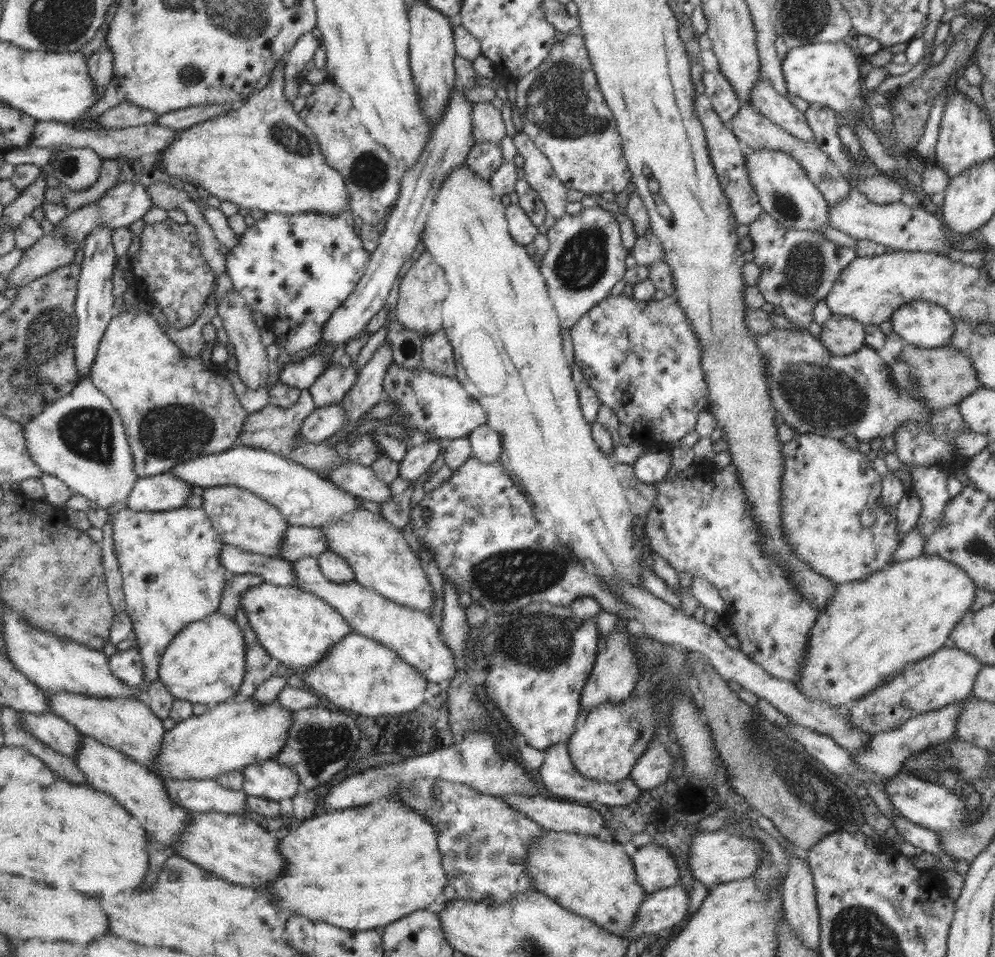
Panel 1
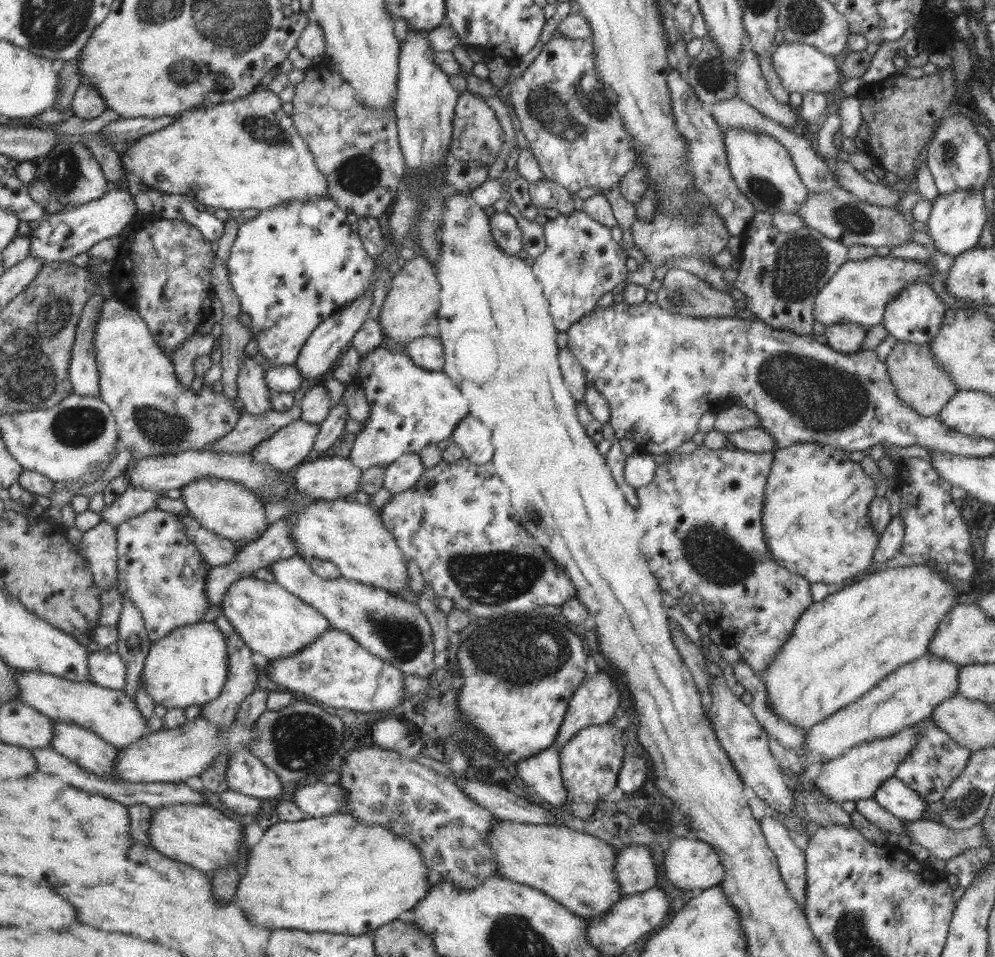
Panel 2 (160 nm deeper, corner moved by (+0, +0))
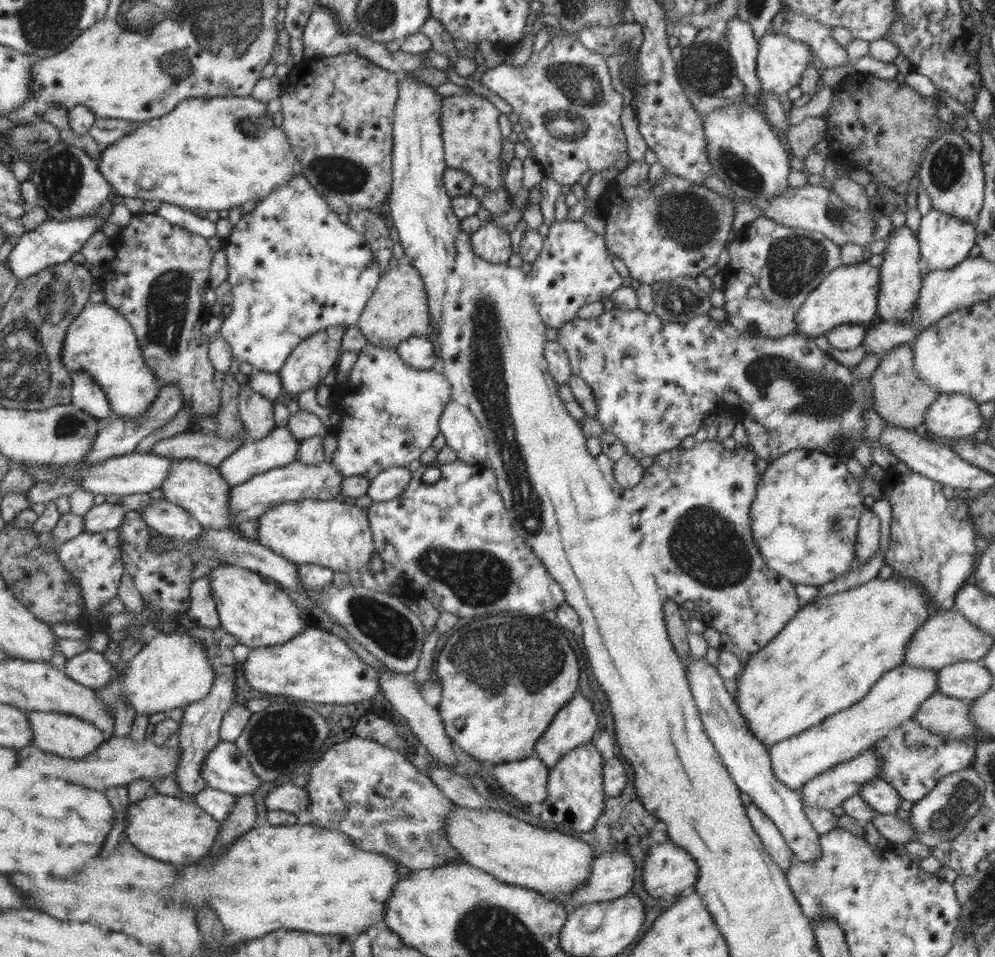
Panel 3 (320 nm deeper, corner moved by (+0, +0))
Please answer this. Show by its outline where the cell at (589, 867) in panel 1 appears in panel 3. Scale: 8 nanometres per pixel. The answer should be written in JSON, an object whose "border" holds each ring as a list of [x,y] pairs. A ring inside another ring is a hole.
{"border":[[[456,805],[447,816],[445,831],[448,842],[468,865],[487,872],[494,878],[510,885],[520,885],[550,898],[558,897],[565,901],[576,889],[583,887],[590,870],[592,870],[592,862],[596,860],[596,854],[587,842],[558,830],[547,830],[530,825],[502,810],[469,809]]]}

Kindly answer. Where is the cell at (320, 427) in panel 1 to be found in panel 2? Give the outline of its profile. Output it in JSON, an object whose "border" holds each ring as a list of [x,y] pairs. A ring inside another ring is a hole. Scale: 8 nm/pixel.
{"border":[[[298,419],[257,444],[249,454],[256,462],[271,464],[272,468],[285,473],[306,459],[318,431],[319,424]]]}

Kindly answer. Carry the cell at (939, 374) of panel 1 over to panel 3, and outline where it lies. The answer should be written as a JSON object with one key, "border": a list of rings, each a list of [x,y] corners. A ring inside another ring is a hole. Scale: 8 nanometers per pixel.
{"border":[[[911,344],[896,346],[885,354],[877,368],[872,372],[872,396],[875,400],[875,410],[883,420],[904,429],[921,429],[927,413],[927,408],[939,397],[940,391],[926,385],[915,371],[914,351]]]}

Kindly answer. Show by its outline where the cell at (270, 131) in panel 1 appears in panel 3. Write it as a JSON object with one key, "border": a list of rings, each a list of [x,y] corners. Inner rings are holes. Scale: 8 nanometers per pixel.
{"border":[[[246,97],[187,98],[170,114],[144,121],[132,134],[110,144],[99,159],[100,174],[123,197],[176,204],[189,210],[229,210],[248,200],[262,200],[268,194],[302,176],[292,146],[282,126],[274,125],[264,104]]]}

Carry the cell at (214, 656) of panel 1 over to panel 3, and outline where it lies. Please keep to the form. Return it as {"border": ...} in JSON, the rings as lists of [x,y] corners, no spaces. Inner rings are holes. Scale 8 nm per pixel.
{"border":[[[159,632],[132,658],[122,674],[112,675],[107,685],[94,689],[102,702],[114,708],[117,702],[125,701],[132,705],[136,715],[168,713],[209,693],[214,682],[214,671],[206,652],[208,649],[204,647],[204,642],[189,634]]]}

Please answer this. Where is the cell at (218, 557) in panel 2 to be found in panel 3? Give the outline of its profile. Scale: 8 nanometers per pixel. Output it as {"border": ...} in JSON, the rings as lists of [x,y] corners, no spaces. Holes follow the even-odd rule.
{"border":[[[153,499],[139,511],[139,515],[159,534],[176,537],[187,545],[197,543],[204,530],[189,512],[166,499]]]}

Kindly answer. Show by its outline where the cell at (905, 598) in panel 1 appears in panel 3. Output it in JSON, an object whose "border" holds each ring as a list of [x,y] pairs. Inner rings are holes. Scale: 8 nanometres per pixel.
{"border":[[[876,576],[861,586],[850,588],[850,590],[826,598],[818,598],[813,603],[804,603],[803,607],[798,610],[798,614],[786,624],[784,630],[776,634],[768,642],[768,646],[764,646],[764,649],[760,651],[756,651],[756,654],[752,654],[752,658],[747,663],[744,663],[743,671],[736,679],[737,691],[736,696],[734,696],[740,714],[746,719],[750,731],[760,739],[760,742],[763,742],[768,747],[787,738],[798,736],[798,734],[801,734],[812,726],[820,725],[820,723],[832,716],[832,714],[845,710],[855,702],[858,702],[888,670],[904,664],[904,654],[906,654],[906,648],[908,648],[908,642],[911,641],[911,636],[916,634],[916,630],[920,630],[920,626],[924,626],[932,614],[933,611],[930,605],[928,605],[928,596],[924,595],[924,588],[916,585],[916,583],[912,583],[912,581],[908,581],[908,579],[894,579],[893,577],[881,579]]]}

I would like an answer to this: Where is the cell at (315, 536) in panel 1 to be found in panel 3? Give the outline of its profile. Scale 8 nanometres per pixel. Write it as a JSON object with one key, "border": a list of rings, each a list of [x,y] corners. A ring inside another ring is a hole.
{"border":[[[209,576],[197,579],[190,587],[190,610],[187,615],[197,628],[218,629],[221,626],[216,599],[211,593]]]}

